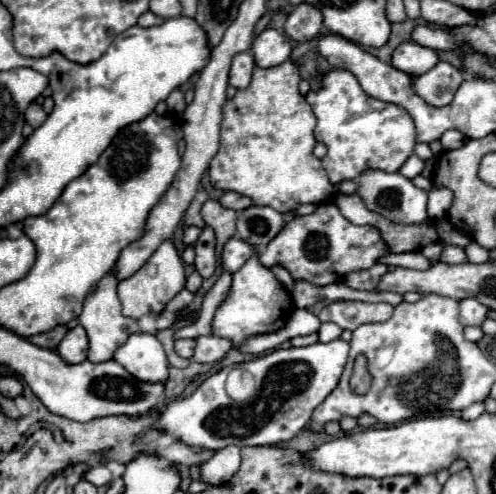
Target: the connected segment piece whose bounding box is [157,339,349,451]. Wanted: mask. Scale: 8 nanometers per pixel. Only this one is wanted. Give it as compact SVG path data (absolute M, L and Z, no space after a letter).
M335 339L329 343L315 343L309 347L277 349L269 355L257 357L249 363L241 363L241 369L249 369L257 385L265 391L257 393L245 403L233 401L225 393L225 377L231 367L225 367L209 375L193 395L177 399L167 405L157 427L167 435L179 435L179 439L199 449L223 449L227 445L275 445L293 439L311 419L317 405L335 389L343 367L347 363L349 343Z

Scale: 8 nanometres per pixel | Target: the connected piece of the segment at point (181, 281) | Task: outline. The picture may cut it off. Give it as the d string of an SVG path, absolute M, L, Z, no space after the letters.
M163 241L159 249L149 257L149 261L131 277L121 279L117 287L117 295L123 305L123 313L127 317L139 319L147 313L159 313L181 289L185 287L185 265L179 257L173 241Z

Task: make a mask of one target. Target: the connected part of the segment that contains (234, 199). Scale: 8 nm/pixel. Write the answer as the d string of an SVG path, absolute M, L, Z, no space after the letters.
M233 191L223 193L223 197L221 197L219 201L221 201L225 207L235 209L235 211L241 211L241 209L245 209L245 207L251 207L251 205L253 205L253 201L251 201L249 197L239 195L239 193L233 193Z

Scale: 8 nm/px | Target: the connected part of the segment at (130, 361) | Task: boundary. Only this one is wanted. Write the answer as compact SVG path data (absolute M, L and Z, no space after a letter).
M133 333L113 355L133 377L149 383L167 381L167 355L155 335Z

